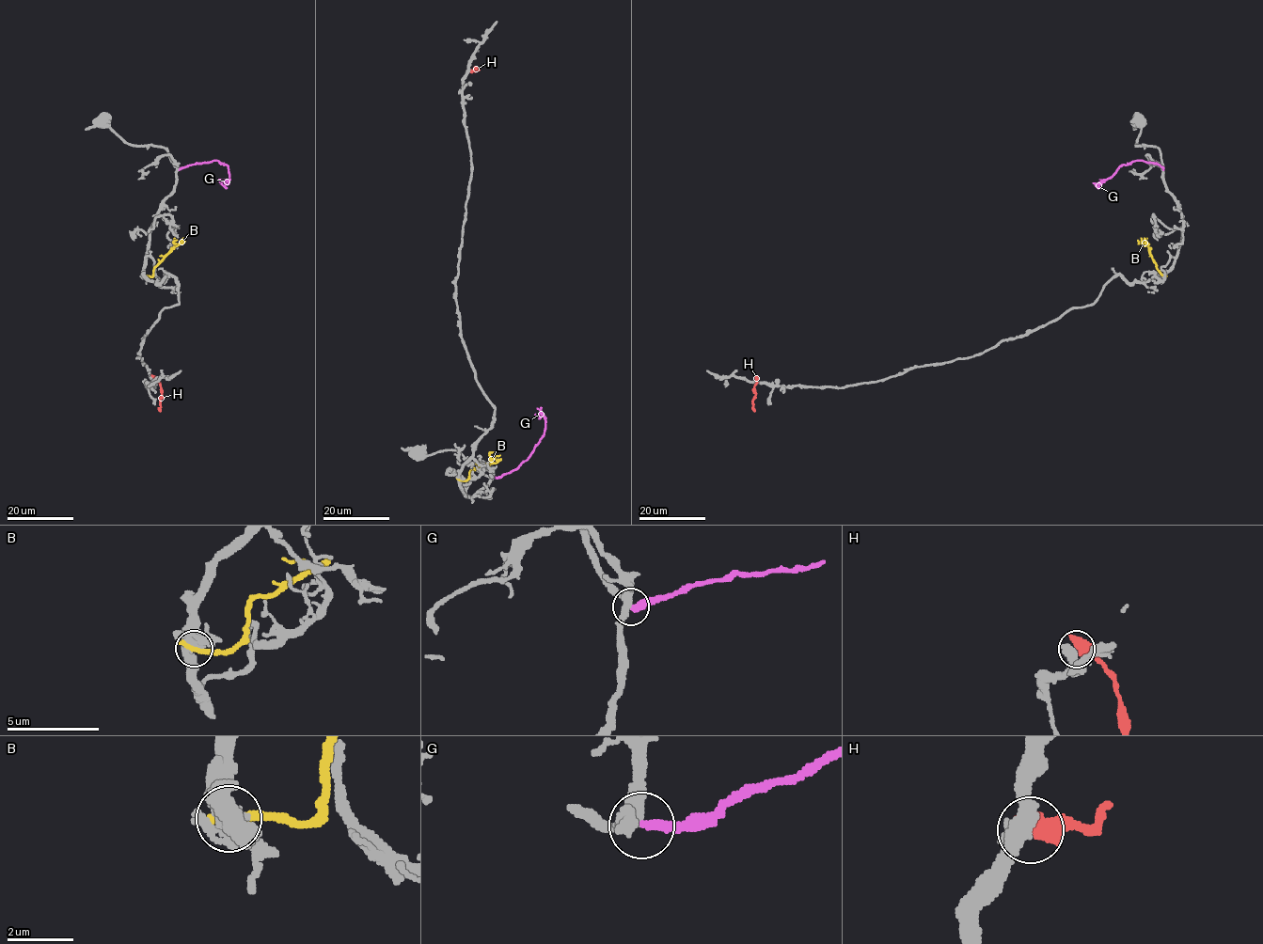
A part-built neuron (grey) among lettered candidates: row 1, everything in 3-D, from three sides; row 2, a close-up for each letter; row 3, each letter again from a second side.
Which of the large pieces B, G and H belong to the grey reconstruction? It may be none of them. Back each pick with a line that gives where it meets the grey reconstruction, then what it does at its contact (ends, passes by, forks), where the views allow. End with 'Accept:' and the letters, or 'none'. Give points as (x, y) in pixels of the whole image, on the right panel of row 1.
Accept: none

